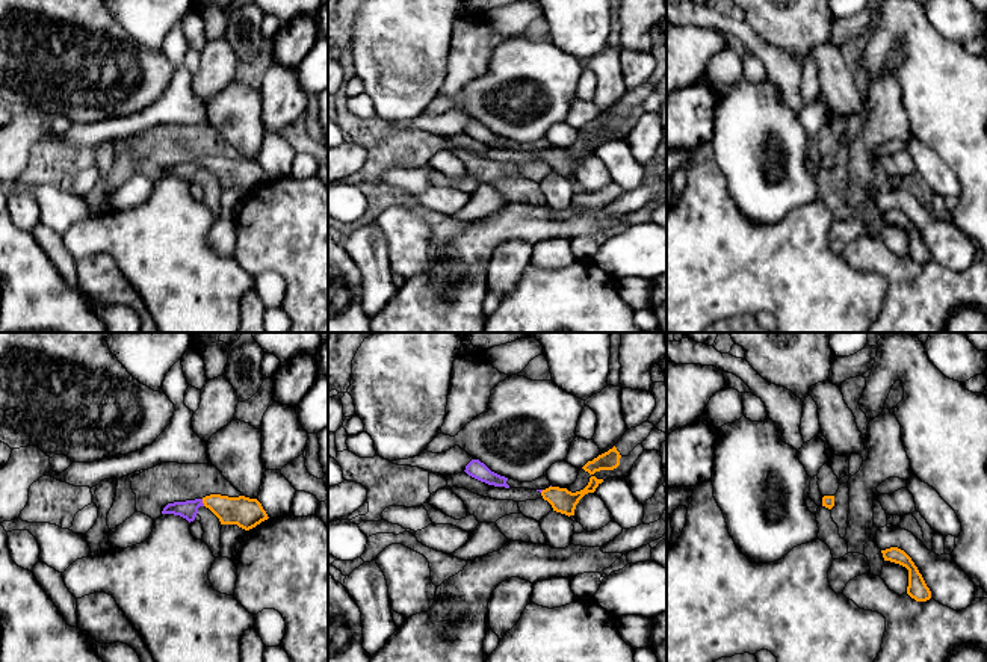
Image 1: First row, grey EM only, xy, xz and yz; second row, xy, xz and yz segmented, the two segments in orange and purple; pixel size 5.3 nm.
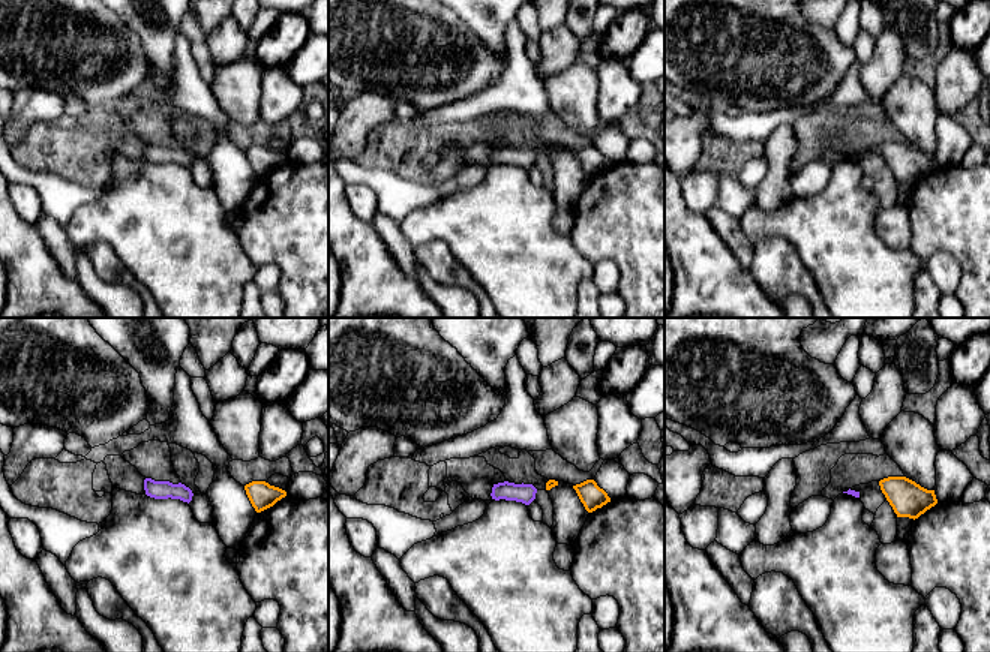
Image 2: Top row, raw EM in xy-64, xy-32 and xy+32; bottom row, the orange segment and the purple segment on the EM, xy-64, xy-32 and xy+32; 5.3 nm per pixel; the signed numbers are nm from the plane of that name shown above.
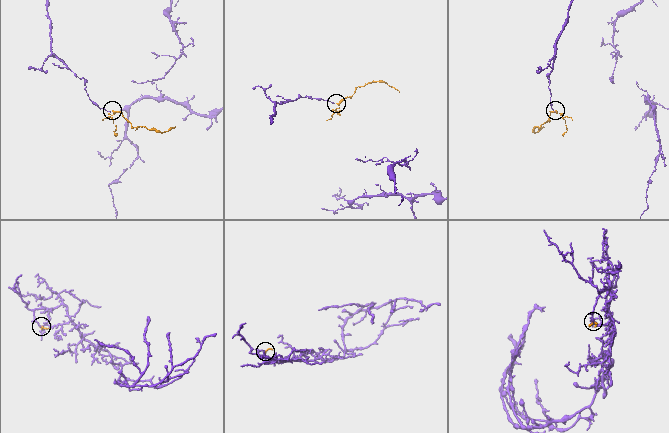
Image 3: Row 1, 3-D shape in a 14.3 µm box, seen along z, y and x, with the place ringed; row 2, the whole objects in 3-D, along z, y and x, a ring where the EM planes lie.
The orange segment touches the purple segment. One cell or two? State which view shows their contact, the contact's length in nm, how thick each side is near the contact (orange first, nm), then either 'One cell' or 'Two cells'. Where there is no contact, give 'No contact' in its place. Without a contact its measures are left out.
Touches orange in xy. Shared border 40 nm. Thickness 160 nm (orange) against 100 nm. One cell

